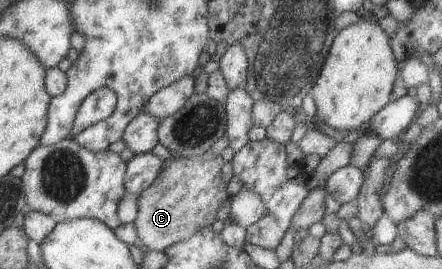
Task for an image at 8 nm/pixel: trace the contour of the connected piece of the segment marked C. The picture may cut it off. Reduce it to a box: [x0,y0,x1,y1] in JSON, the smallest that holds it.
[133,151,229,252]

